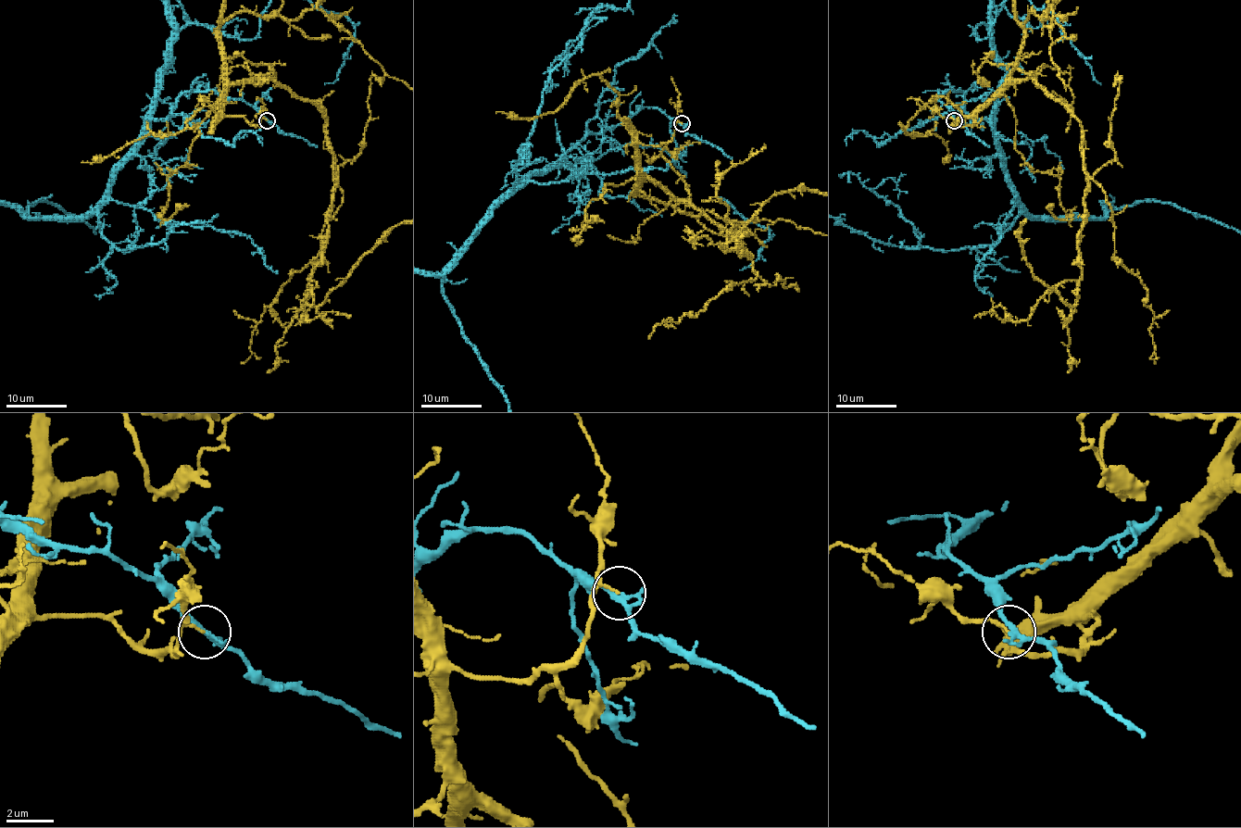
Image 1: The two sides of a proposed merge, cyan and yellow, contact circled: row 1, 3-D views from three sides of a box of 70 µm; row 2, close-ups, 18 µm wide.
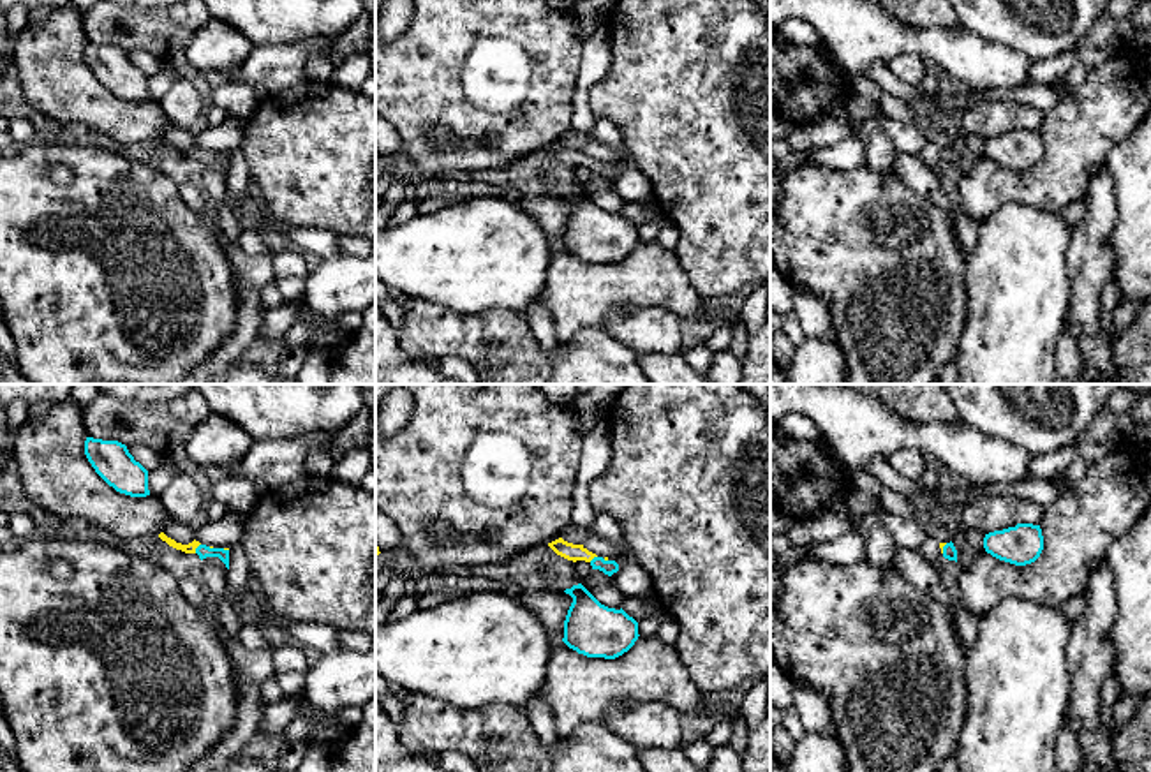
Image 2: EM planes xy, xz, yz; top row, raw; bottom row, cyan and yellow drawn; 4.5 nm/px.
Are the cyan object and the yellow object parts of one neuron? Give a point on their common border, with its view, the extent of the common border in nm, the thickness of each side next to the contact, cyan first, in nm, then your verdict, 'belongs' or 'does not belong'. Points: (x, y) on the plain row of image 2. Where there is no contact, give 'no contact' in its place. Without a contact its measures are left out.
xy (196, 154) | 50 nm | 60/50 nm | does not belong

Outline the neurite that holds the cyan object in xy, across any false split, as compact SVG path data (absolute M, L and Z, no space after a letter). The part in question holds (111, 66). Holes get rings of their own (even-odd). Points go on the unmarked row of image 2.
M86 42L85 60L95 78L116 97L130 102L150 100L148 76L134 65L125 49Z

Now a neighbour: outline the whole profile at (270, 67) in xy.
M317 35L307 41L254 46L249 56L226 72L229 83L243 83L280 93L305 79L305 62L314 53L331 55L338 35Z

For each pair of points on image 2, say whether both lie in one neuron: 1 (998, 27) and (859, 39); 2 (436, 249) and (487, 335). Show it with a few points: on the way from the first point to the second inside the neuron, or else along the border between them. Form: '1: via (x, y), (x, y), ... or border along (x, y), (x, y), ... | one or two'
1: border along (961, 27), (1007, 46) | two
2: border along (432, 302), (457, 312), (513, 311) | two

